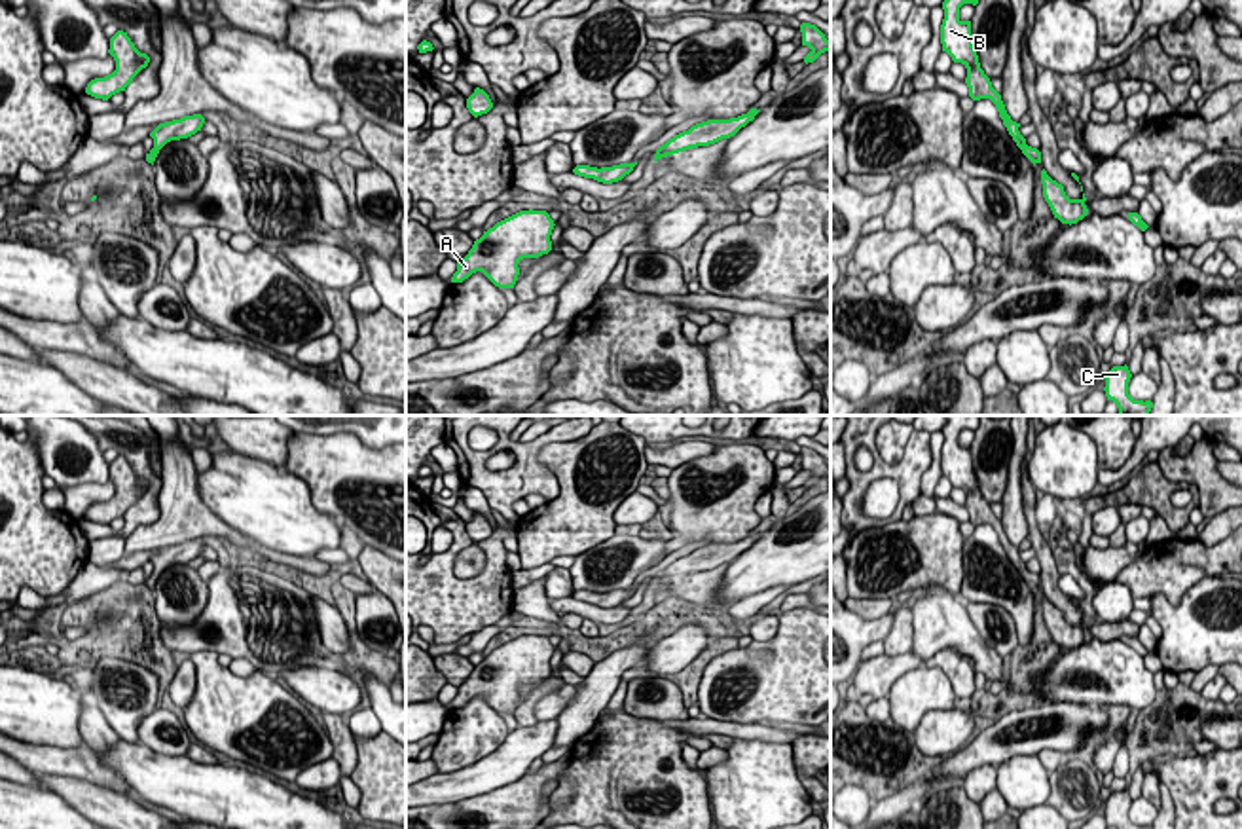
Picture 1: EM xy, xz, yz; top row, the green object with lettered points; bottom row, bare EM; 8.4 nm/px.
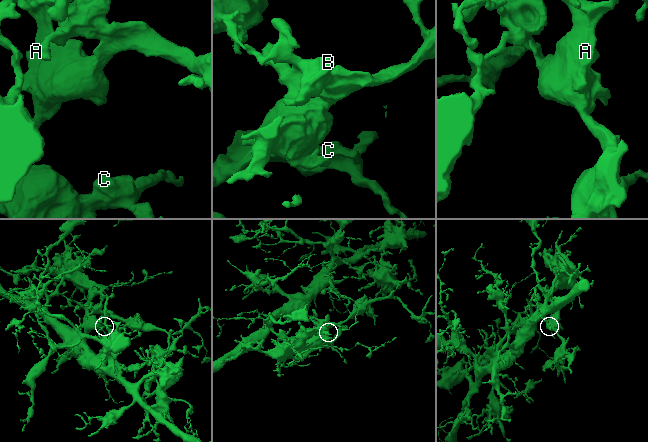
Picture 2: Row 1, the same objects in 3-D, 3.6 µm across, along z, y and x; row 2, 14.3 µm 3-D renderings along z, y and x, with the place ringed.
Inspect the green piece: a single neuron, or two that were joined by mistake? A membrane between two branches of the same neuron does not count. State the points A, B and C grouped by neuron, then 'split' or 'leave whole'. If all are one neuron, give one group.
A B C | leave whole

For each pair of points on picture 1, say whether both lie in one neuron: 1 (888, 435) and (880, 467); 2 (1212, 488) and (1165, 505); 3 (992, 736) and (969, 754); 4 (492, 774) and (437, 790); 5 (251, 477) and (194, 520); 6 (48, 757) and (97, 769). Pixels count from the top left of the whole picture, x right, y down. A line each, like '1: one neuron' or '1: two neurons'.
1: two neurons
2: two neurons
3: one neuron
4: one neuron
5: two neurons
6: one neuron

